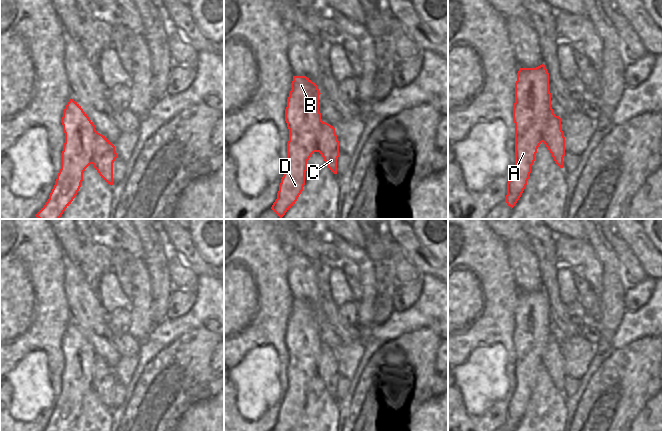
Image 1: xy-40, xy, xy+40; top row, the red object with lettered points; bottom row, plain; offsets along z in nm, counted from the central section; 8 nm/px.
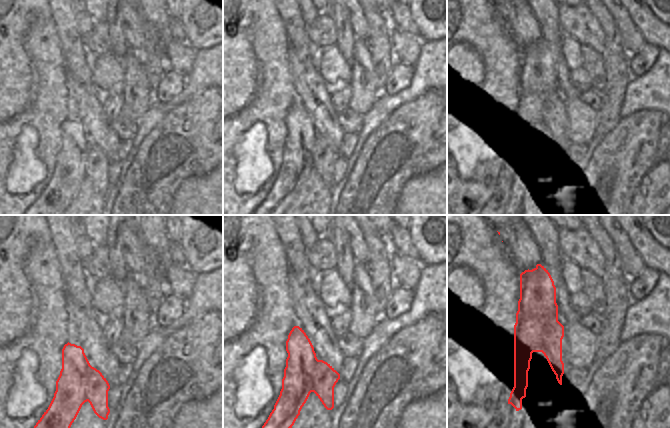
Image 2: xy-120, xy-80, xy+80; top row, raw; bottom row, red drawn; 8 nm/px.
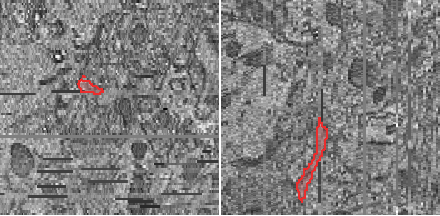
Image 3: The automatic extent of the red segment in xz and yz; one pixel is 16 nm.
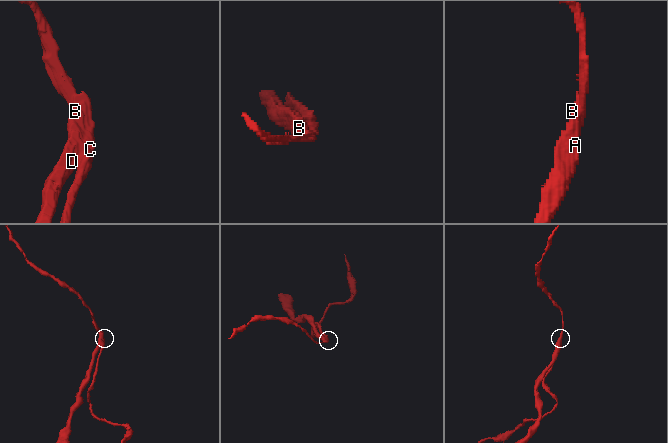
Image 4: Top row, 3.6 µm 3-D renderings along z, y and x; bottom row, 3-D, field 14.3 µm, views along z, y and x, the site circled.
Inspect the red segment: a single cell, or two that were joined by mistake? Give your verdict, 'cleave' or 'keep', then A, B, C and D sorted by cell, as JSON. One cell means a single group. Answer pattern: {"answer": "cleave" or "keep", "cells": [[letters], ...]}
{"answer": "cleave", "cells": [["A", "D"], ["B", "C"]]}

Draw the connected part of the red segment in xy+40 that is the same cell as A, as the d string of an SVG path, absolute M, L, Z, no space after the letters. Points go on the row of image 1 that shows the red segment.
M515 90L515 103L513 105L513 121L515 123L515 167L507 183L505 201L511 209L521 197L535 161L539 145L543 142L543 129L549 115L548 108L538 108L529 95L528 90Z

